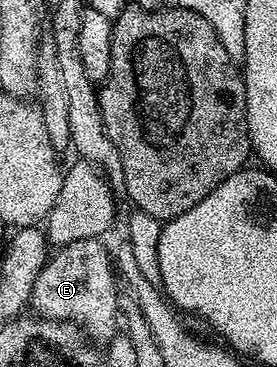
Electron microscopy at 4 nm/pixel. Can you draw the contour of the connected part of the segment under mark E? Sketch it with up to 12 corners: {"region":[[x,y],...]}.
{"region":[[100,239],[57,247],[30,308],[89,337],[117,331],[118,273]]}

